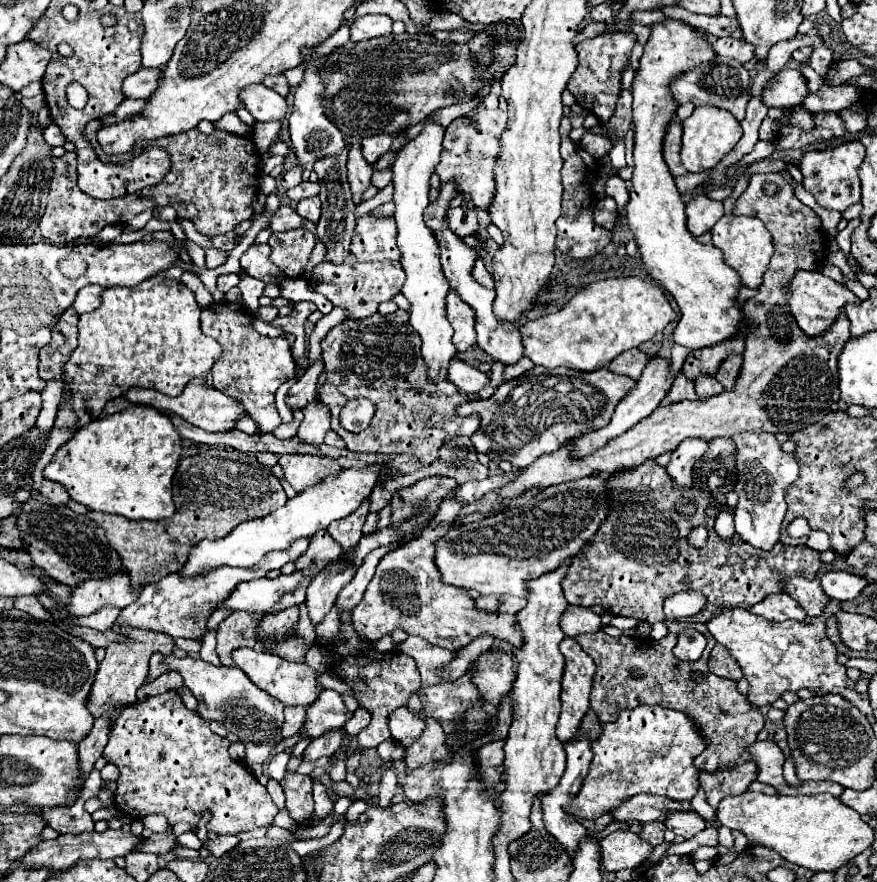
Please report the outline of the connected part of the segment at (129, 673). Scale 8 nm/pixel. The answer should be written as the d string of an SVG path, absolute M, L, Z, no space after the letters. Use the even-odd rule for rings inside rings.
M112 626L112 630L126 634L130 638L130 642L126 644L110 644L106 648L106 656L98 666L96 672L96 680L92 686L92 692L86 700L86 708L94 714L94 718L100 718L104 714L112 714L112 720L116 720L120 716L120 712L130 706L132 702L136 702L136 690L144 684L146 674L148 674L148 660L154 652L163 655L170 655L174 648L174 640L172 636L160 634L160 632L140 632L140 630L120 630L120 626Z

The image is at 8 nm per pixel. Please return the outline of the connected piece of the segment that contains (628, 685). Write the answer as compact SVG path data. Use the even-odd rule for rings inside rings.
M666 618L666 626L668 626L668 636L662 640L638 638L638 636L630 638L626 634L612 638L602 630L594 634L576 636L578 644L594 658L596 664L590 706L598 712L602 722L616 720L616 710L628 710L642 704L658 704L664 708L684 712L690 720L694 720L694 724L700 728L700 736L704 736L708 744L704 752L694 760L698 770L714 772L728 764L740 764L752 760L748 758L744 746L756 740L756 734L764 728L764 716L760 714L758 708L748 706L748 700L738 692L736 682L724 680L708 672L706 662L716 640L710 634L704 634L708 638L708 646L702 658L696 662L682 662L674 658L670 652L674 648L676 634L680 632L676 630L678 622ZM694 670L700 670L706 676L704 682L700 684L690 682L690 674Z

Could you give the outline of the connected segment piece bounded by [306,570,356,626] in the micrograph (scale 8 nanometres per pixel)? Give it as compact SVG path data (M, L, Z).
M344 570L344 574L332 574L332 578L328 578L328 574L320 574L320 578L310 582L306 590L306 608L314 626L318 626L332 610L336 594L340 594L340 590L354 578L354 572L356 570Z

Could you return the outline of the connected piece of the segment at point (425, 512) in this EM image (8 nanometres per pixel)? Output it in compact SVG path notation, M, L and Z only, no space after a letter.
M432 476L396 490L392 496L392 526L398 530L412 530L418 524L426 524L438 510L438 504L456 486L452 478Z

